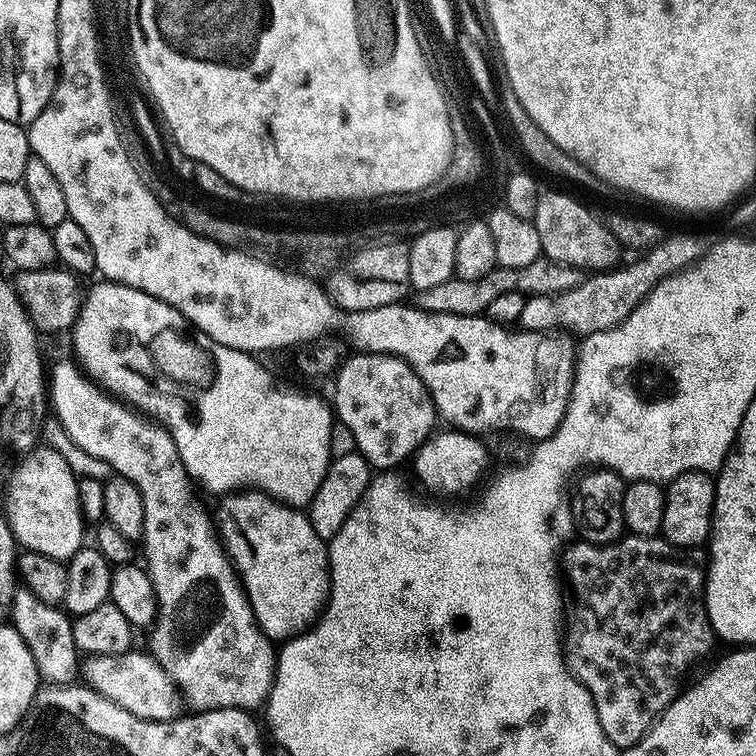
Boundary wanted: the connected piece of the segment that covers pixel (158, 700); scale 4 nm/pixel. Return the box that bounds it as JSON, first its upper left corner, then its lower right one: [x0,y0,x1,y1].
[87,650,182,722]

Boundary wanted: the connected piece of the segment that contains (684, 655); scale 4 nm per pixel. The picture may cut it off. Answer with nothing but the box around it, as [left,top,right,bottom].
[562,534,714,750]

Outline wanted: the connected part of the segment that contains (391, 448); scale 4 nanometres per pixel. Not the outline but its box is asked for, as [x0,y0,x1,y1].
[331,350,438,470]

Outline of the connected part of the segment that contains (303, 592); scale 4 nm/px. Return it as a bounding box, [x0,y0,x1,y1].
[214,490,328,642]

